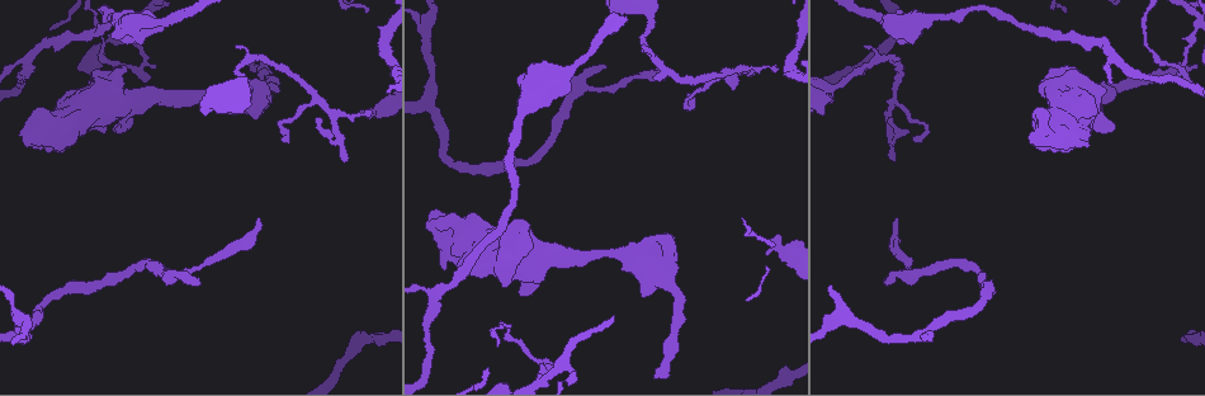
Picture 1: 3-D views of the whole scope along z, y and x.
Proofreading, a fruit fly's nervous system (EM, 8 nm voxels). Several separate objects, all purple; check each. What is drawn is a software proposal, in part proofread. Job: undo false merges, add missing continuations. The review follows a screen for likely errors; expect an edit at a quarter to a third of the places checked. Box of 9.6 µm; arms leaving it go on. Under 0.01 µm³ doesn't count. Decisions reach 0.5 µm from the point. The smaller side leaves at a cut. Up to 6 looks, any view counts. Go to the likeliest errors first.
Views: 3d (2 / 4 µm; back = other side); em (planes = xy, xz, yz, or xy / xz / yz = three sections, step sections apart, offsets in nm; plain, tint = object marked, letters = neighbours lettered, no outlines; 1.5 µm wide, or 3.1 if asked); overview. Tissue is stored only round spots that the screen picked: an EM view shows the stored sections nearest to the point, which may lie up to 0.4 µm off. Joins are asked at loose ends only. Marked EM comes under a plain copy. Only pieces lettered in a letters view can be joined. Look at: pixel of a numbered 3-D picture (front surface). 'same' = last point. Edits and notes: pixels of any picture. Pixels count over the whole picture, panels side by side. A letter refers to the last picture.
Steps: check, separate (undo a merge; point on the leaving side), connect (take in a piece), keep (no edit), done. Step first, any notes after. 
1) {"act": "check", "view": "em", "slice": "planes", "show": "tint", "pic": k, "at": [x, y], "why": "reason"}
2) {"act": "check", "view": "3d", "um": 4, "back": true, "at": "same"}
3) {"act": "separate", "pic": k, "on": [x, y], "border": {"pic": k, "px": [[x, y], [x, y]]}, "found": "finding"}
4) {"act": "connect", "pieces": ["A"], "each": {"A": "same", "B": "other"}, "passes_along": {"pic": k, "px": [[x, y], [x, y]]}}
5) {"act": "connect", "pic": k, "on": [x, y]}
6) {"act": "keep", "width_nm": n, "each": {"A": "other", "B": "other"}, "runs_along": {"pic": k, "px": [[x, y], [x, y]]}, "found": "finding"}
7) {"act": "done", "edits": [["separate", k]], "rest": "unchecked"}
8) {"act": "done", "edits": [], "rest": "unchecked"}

{"act": "check", "view": "3d", "um": 4, "pic": 1, "at": [777, 234], "why": "thick end"}

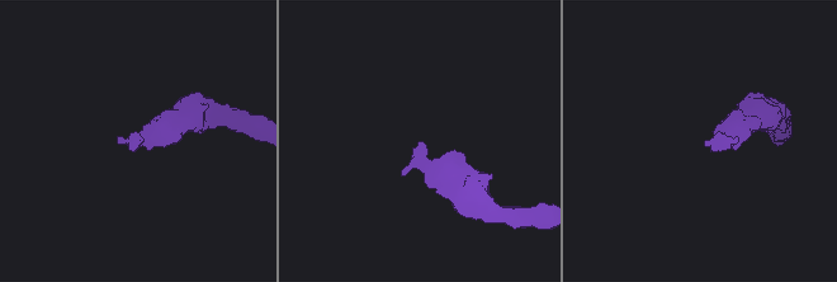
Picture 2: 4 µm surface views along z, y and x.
{"act": "check", "view": "em", "slice": "yz", "step": 4, "show": "letters", "pic": 2, "at": [708, 145], "why": "need the tissue"}

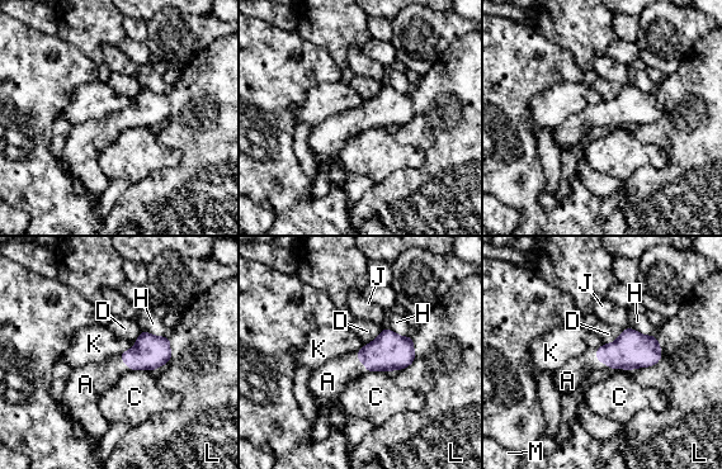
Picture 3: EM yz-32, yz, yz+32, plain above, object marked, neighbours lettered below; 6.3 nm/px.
{"act": "connect", "pieces": ["A"], "each": {"A": "same", "C": "other", "D": "other", "H": "other", "J": "other", "K": "other", "L": "other", "M": "other"}, "passes_along": {"pic": 3, "px": [[388, 351], [362, 360], [329, 380]]}, "found": "the neuron continues"}

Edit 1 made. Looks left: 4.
{"act": "check", "view": "em", "slice": "xy", "step": 8, "show": "letters", "pic": 1, "at": [605, 65], "why": "free end"}

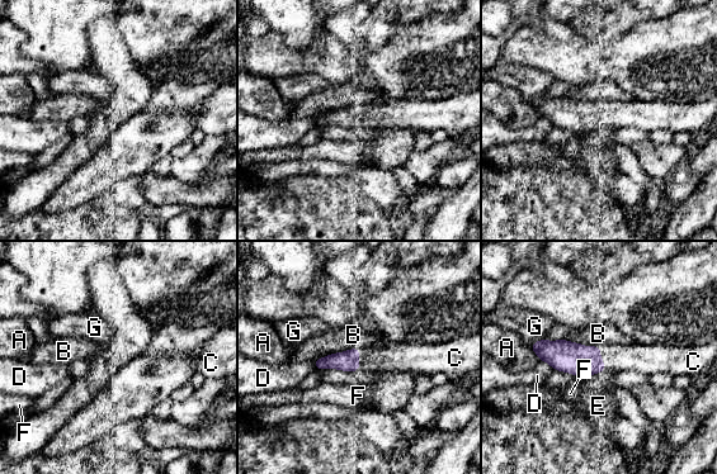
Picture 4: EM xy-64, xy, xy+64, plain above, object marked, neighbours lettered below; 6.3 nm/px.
{"act": "connect", "pieces": ["C"], "each": {"A": "other", "B": "other", "C": "same", "D": "other", "E": "other", "F": "other", "G": "other"}, "found": "it goes on there"}

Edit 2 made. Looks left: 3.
{"act": "check", "view": "3d", "um": 4, "pic": 1, "at": [140, 64], "why": "sharp bend"}

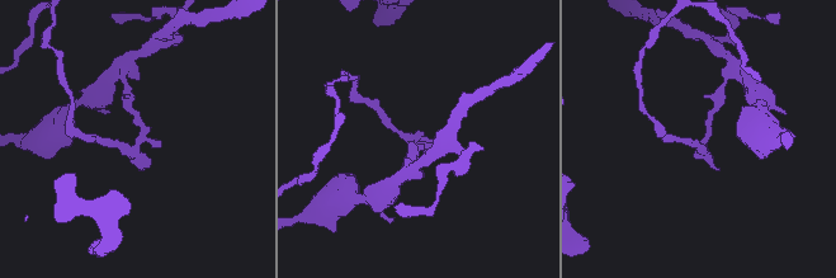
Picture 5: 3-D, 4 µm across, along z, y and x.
{"act": "check", "view": "em", "slice": "planes", "show": "letters", "pic": 5, "at": [706, 143]}

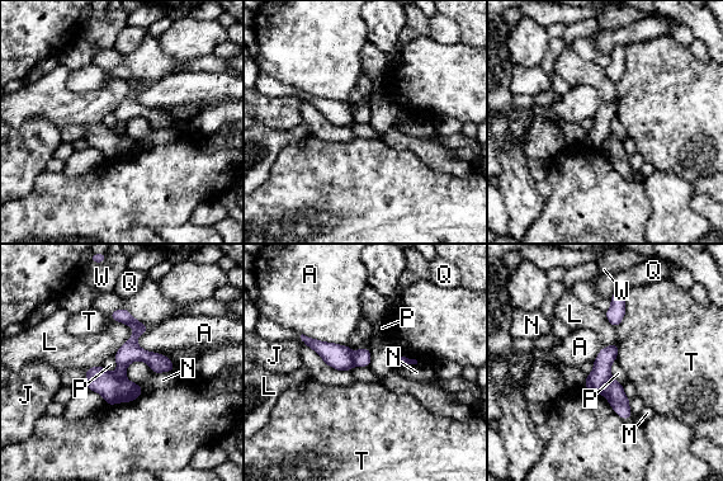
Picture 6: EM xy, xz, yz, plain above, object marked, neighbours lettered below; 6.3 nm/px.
{"act": "separate", "pic": 6, "on": [595, 381], "width_nm": 160, "each": {"A": "other", "J": "other", "L": "other", "M": "other", "N": "other", "P": "other", "Q": "other", "T": "other", "W": "other"}, "border": {"pic": 6, "px": [[612, 377], [600, 392]]}, "found": "a second neuron is stuck on"}

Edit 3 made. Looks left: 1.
{"act": "done", "edits": [["connect", 3], ["connect", 4], ["separate", 6]], "rest": "unchecked"}

